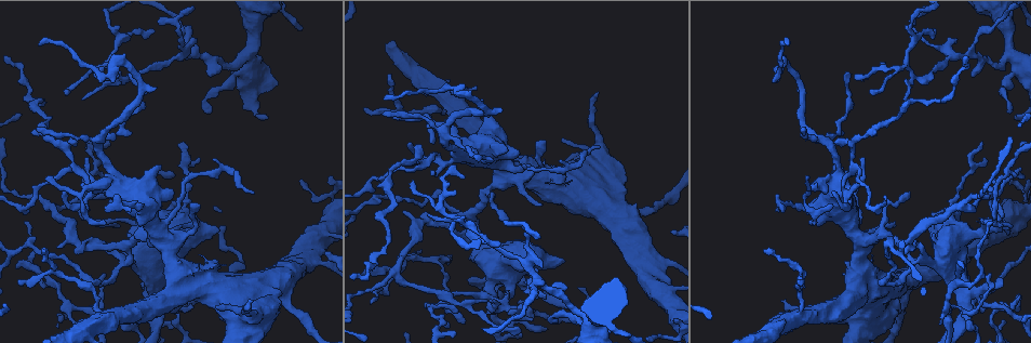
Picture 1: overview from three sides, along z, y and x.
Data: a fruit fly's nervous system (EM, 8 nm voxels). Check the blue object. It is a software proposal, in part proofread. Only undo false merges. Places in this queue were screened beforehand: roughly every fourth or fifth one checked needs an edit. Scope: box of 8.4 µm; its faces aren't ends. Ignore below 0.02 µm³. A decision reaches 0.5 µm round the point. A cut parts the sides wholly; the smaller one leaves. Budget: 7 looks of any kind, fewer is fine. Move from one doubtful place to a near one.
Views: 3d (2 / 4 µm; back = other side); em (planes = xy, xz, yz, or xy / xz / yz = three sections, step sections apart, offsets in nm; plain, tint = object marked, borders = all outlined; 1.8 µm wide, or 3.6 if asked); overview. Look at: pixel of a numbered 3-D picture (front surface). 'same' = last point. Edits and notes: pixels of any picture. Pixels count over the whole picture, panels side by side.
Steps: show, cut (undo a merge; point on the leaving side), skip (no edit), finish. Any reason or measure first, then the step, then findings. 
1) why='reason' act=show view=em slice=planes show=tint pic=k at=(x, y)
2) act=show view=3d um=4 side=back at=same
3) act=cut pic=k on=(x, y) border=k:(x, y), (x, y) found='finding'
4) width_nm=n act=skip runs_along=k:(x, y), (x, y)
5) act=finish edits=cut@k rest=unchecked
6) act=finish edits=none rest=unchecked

why='arms part here' act=show view=em slice=planes show=tint pic=1 at=(456, 215)

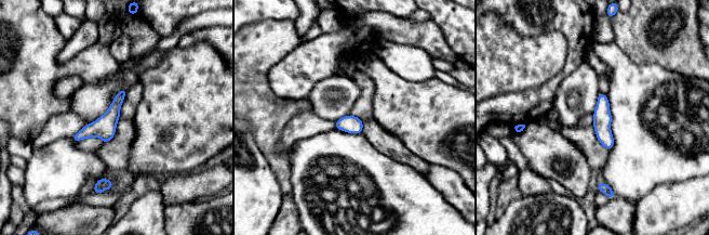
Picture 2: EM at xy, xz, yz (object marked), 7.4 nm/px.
width_nm=130 act=skip found='one neuron here'

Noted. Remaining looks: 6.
why='three arms meet' act=show view=em um=3.6 slice=planes show=plain pic=1 at=(184, 220)

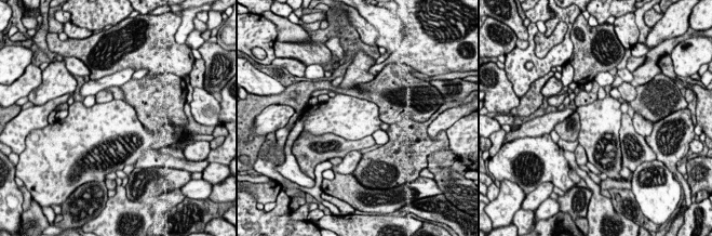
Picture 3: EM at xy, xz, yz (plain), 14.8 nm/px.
act=show view=em um=3.6 slice=planes show=tint at=same

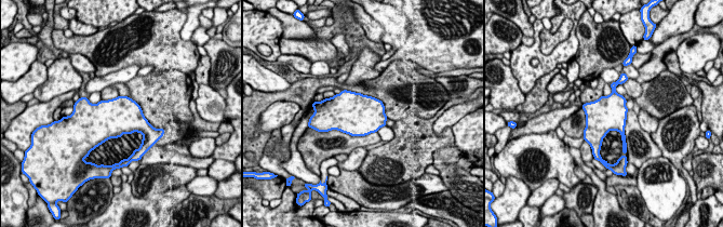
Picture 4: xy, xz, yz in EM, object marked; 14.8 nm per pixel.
act=skip found='one neuron here'

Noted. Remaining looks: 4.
why='sharp bend' act=show view=3d um=2 side=back pic=1 at=(995, 219)

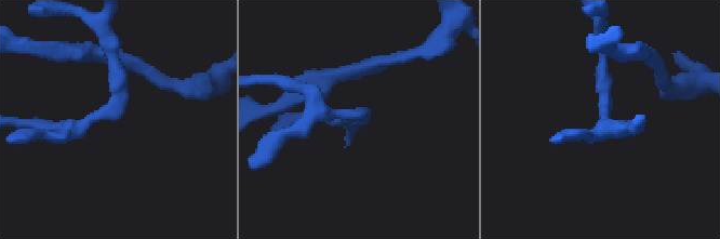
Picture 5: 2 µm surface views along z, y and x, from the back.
act=show view=em slice=yz step=4 show=tint pic=5 at=(99, 117)

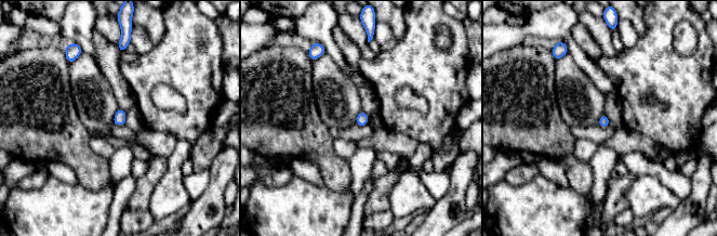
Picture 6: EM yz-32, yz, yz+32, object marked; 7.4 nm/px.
act=show view=em slice=xz step=16 show=tint at=same

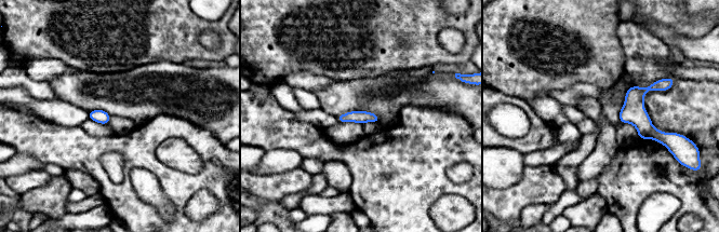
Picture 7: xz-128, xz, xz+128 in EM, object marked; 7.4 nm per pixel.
act=skip runs_along=7:(341, 118), (372, 117), (375, 119) found='all the same neuron'

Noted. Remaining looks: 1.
act=finish edits=none rest=unchecked

